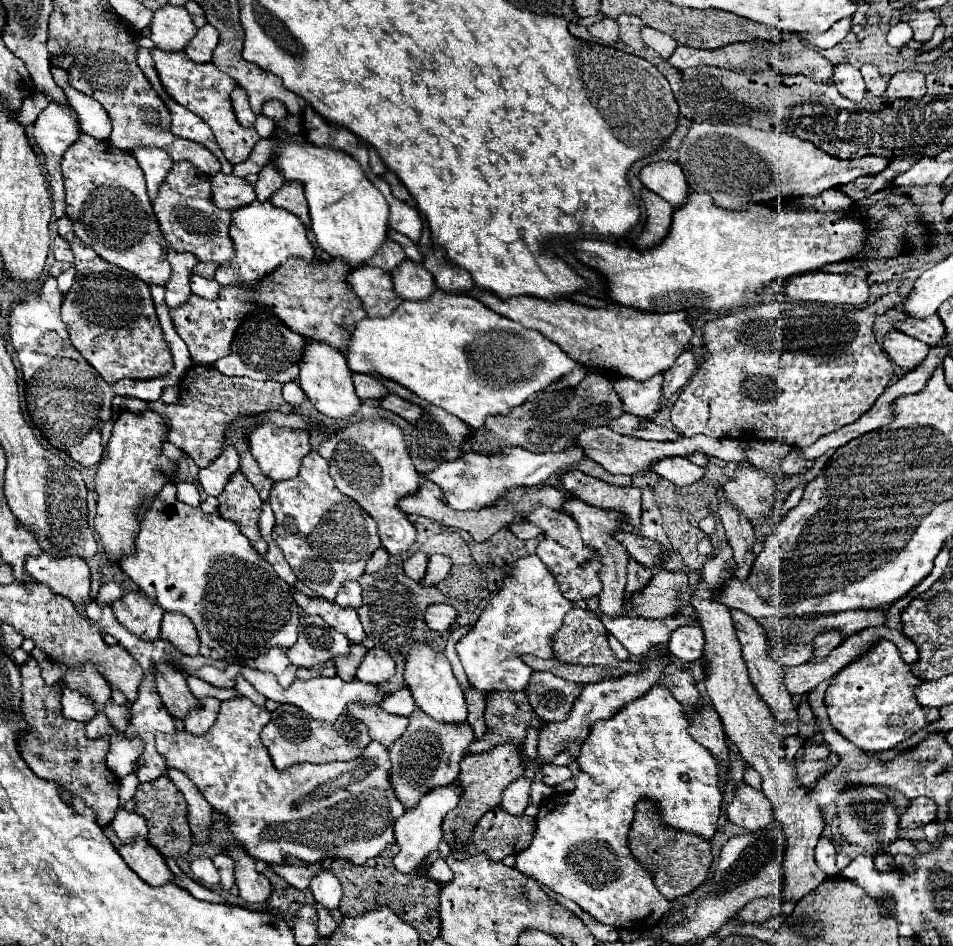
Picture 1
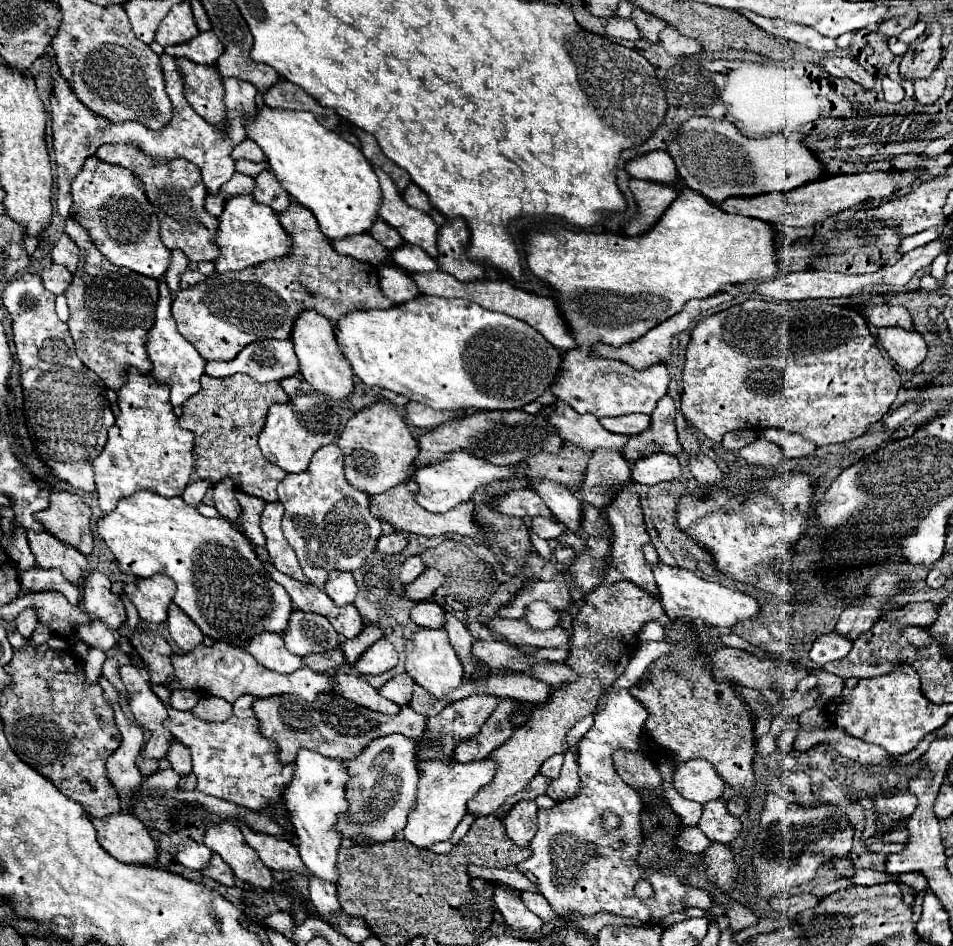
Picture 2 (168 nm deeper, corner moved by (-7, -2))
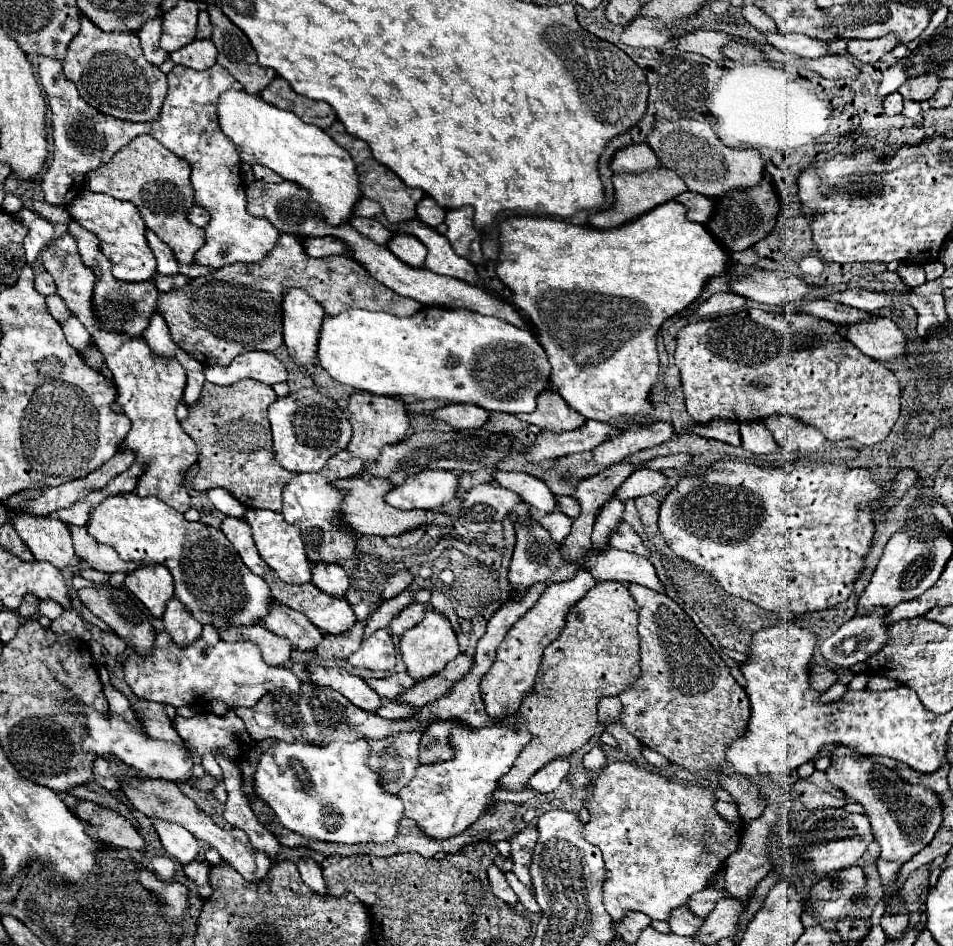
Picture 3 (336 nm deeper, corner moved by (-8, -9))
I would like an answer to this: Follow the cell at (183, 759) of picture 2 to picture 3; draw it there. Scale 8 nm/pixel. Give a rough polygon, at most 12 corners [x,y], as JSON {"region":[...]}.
{"region":[[139,701],[145,731],[163,741],[185,747],[163,713],[161,703]]}

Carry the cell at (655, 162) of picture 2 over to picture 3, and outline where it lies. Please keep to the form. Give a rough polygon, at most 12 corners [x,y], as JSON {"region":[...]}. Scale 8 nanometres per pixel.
{"region":[[633,145],[615,153],[615,173],[657,169],[659,159],[649,145]]}

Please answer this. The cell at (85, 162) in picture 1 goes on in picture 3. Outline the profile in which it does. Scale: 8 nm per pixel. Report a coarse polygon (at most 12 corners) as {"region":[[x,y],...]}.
{"region":[[81,191],[69,215],[95,233],[113,275],[151,281],[155,255],[129,201]]}

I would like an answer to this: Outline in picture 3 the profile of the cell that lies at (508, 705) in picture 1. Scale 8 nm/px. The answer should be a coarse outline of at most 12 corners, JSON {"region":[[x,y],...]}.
{"region":[[439,721],[425,729],[419,763],[453,759],[449,737],[457,725]]}

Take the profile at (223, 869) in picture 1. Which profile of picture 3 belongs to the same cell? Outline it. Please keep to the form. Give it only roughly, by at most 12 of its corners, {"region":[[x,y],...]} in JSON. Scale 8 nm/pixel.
{"region":[[193,861],[185,875],[199,885],[203,897],[211,895],[207,861]]}

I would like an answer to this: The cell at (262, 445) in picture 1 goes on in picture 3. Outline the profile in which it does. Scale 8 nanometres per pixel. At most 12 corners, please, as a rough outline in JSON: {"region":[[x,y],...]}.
{"region":[[315,389],[269,407],[273,455],[319,471],[351,441],[341,407]]}

